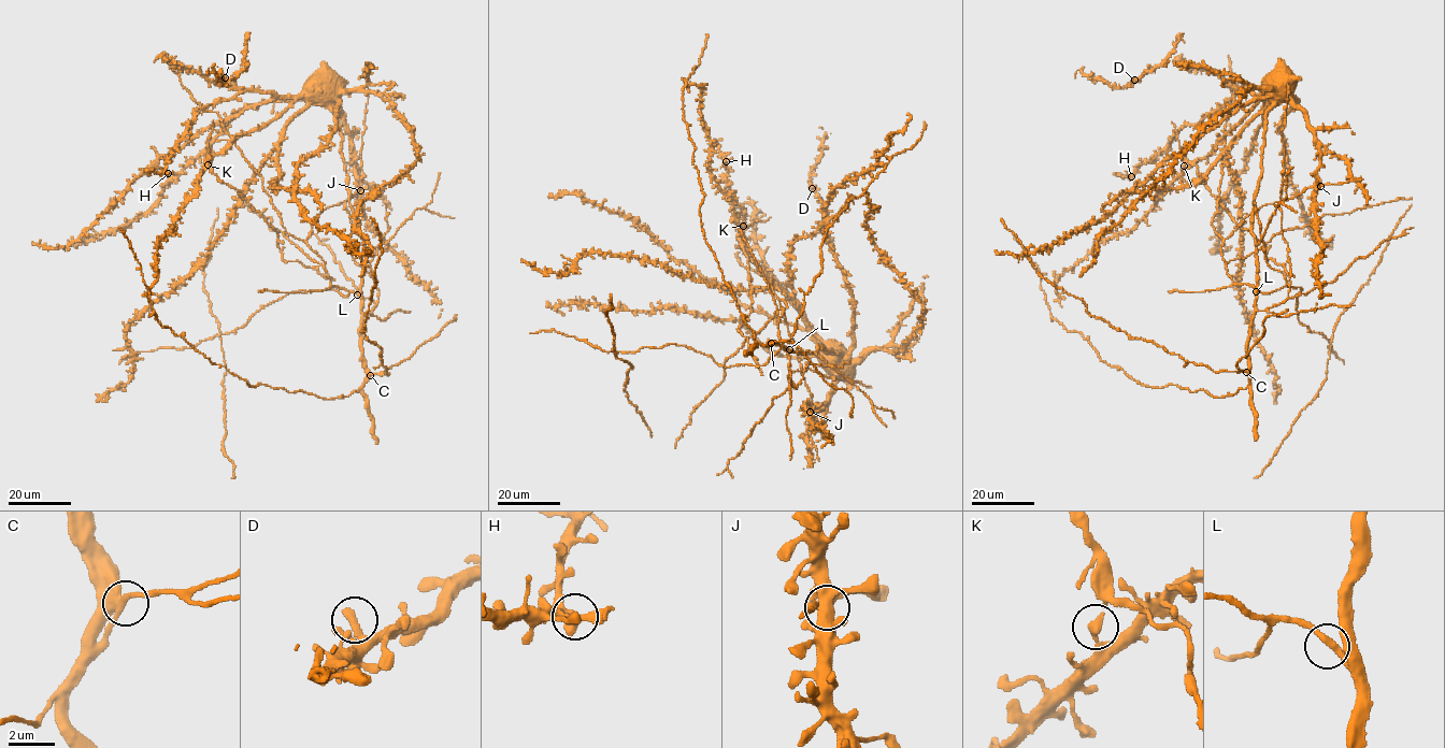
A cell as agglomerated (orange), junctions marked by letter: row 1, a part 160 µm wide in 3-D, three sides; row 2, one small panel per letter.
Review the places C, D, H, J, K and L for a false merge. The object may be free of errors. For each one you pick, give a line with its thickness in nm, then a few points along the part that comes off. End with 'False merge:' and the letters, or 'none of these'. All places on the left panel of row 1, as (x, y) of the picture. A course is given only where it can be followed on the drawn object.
K: calibre 300 nm; course (208, 164), (209, 160), (213, 173), (243, 196), (279, 233), (282, 257), (314, 268), (334, 279)
False merge: K

